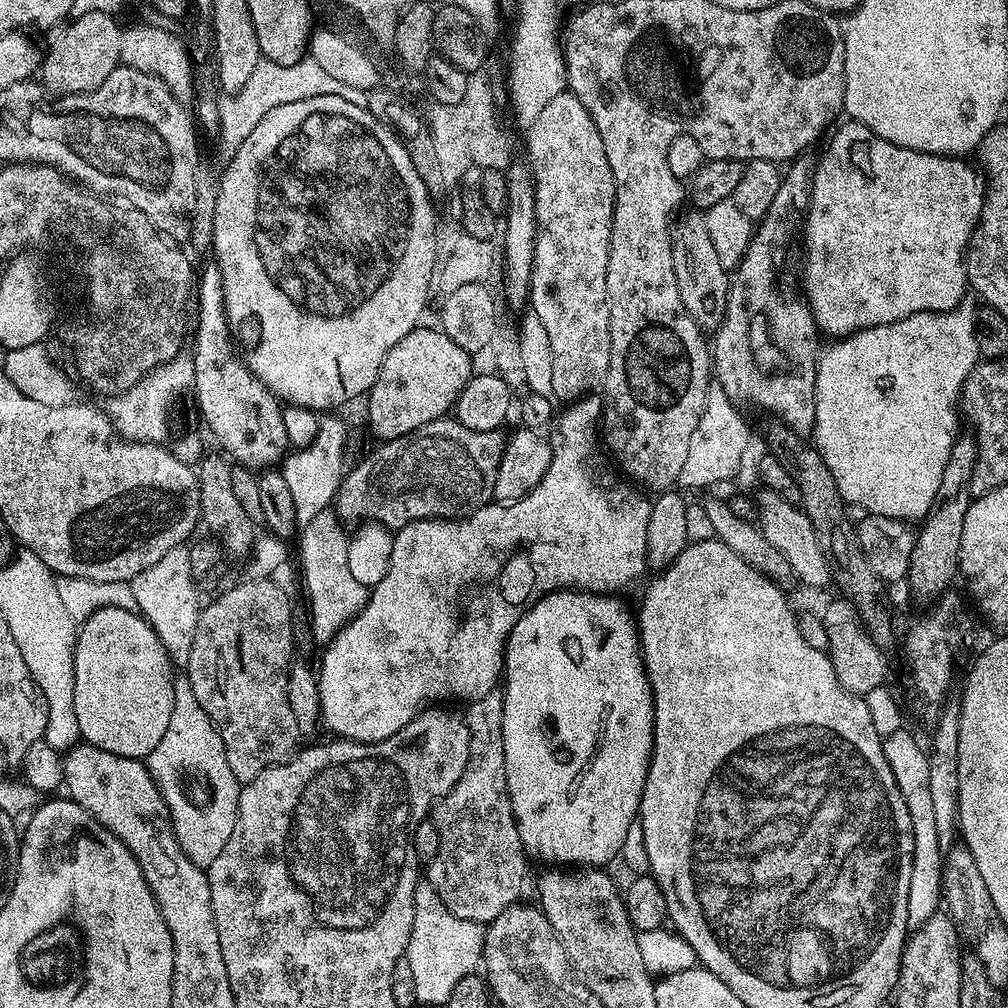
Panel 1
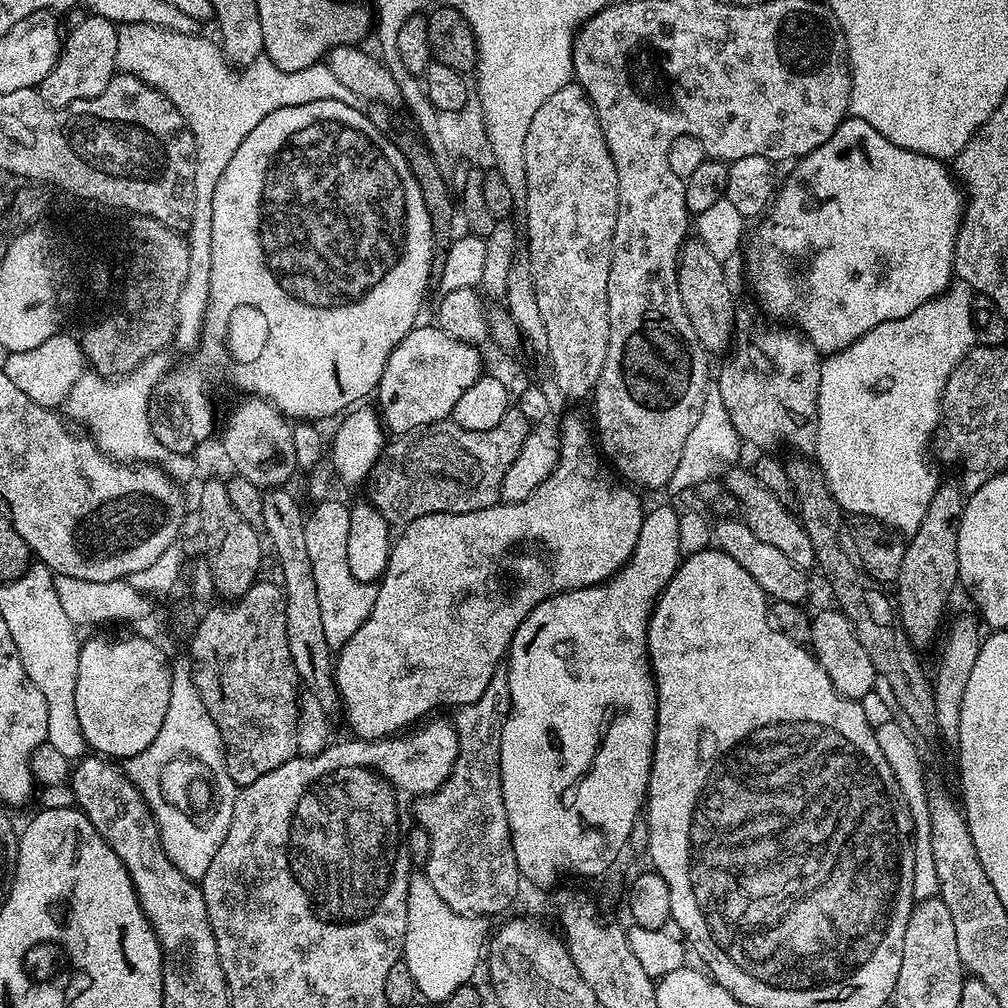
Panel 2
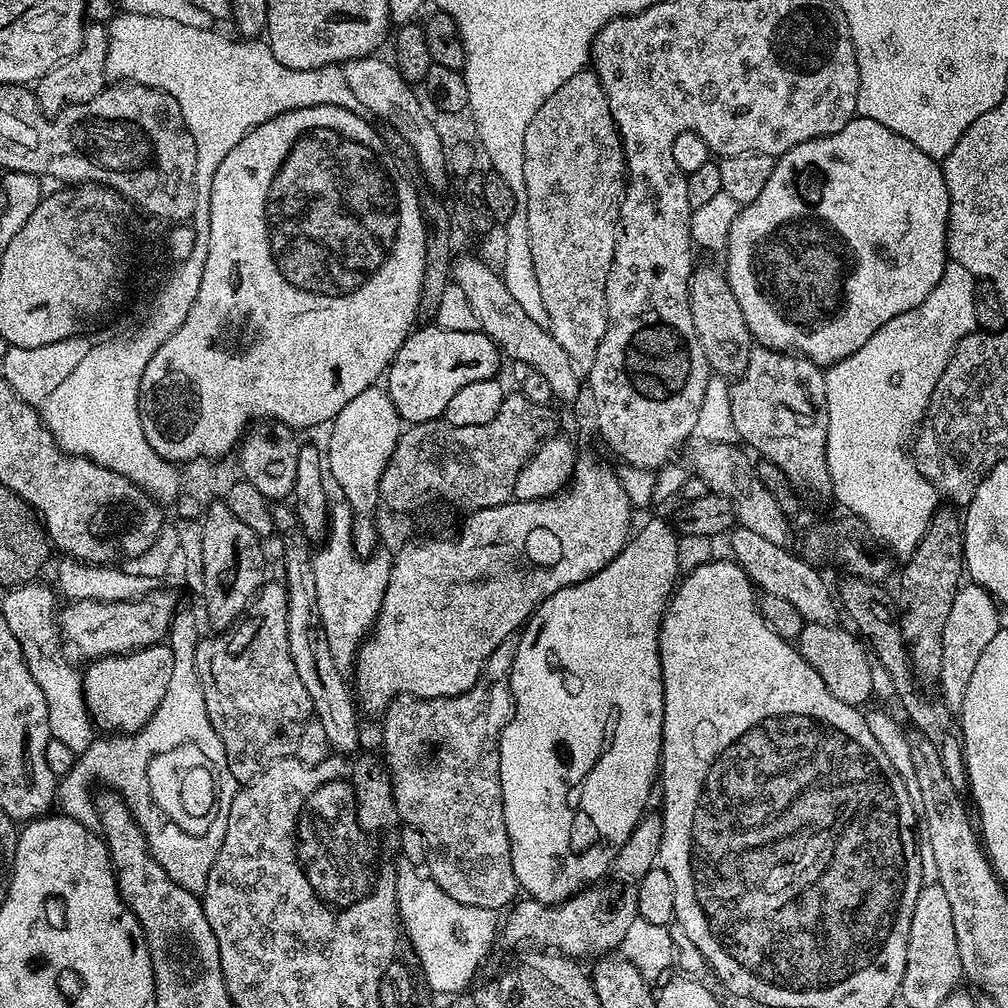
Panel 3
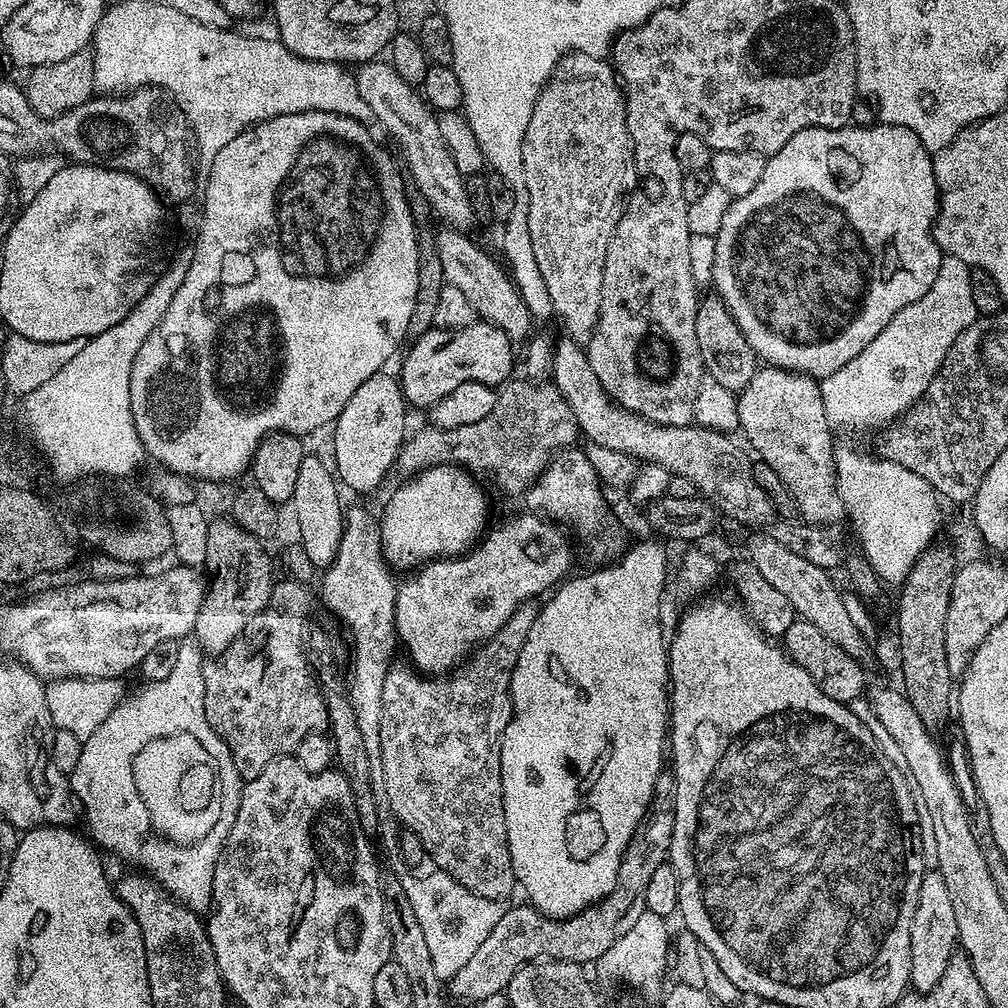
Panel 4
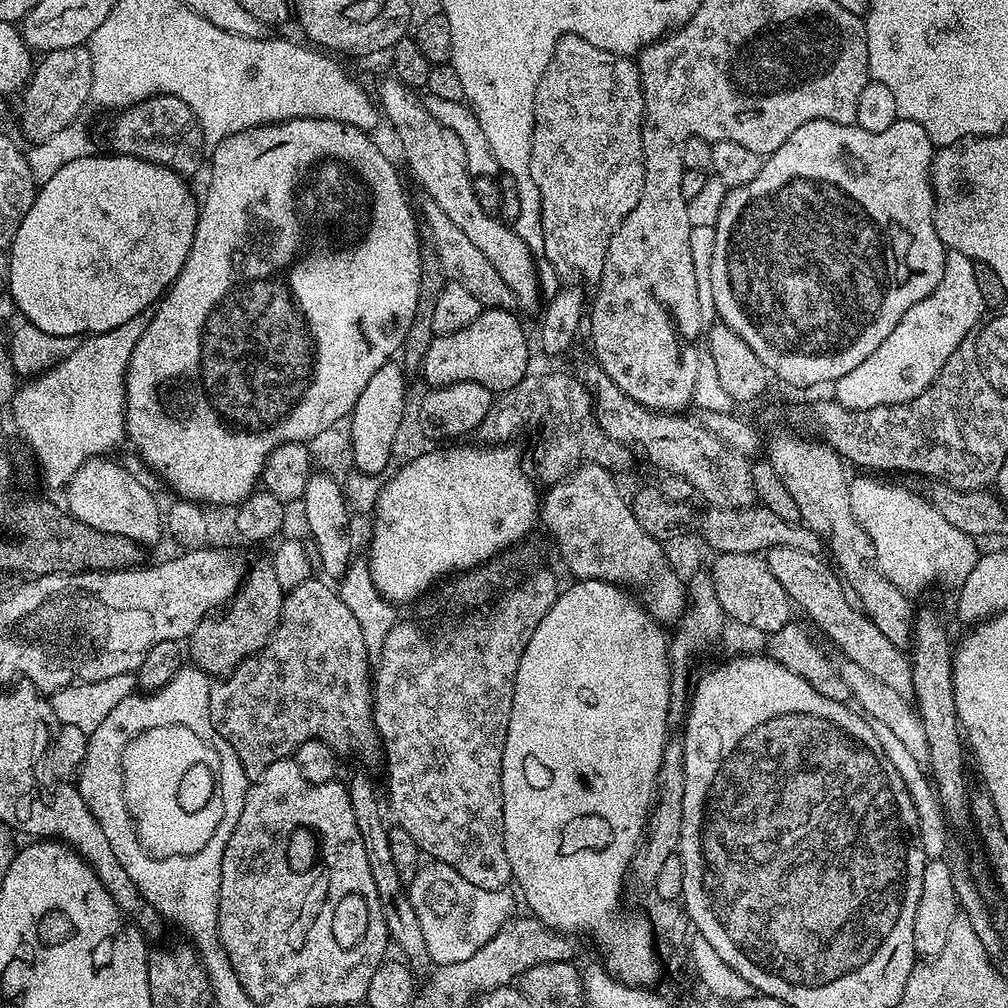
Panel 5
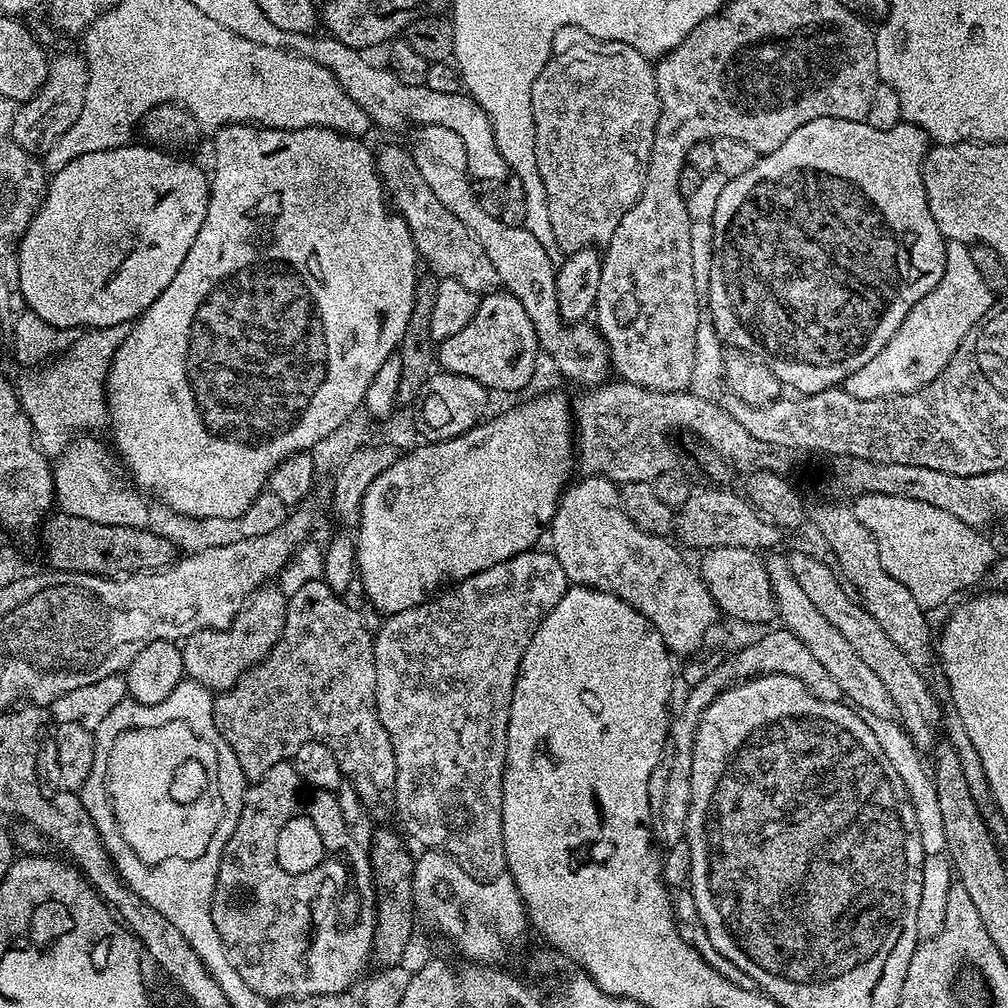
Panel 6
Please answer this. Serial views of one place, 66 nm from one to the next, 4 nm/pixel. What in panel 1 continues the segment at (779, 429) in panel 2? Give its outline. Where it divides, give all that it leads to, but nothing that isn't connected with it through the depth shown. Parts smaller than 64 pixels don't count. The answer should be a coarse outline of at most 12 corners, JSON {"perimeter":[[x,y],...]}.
{"perimeter":[[813,165],[780,181],[728,285],[710,348],[733,402],[816,426],[818,329],[784,292]]}

